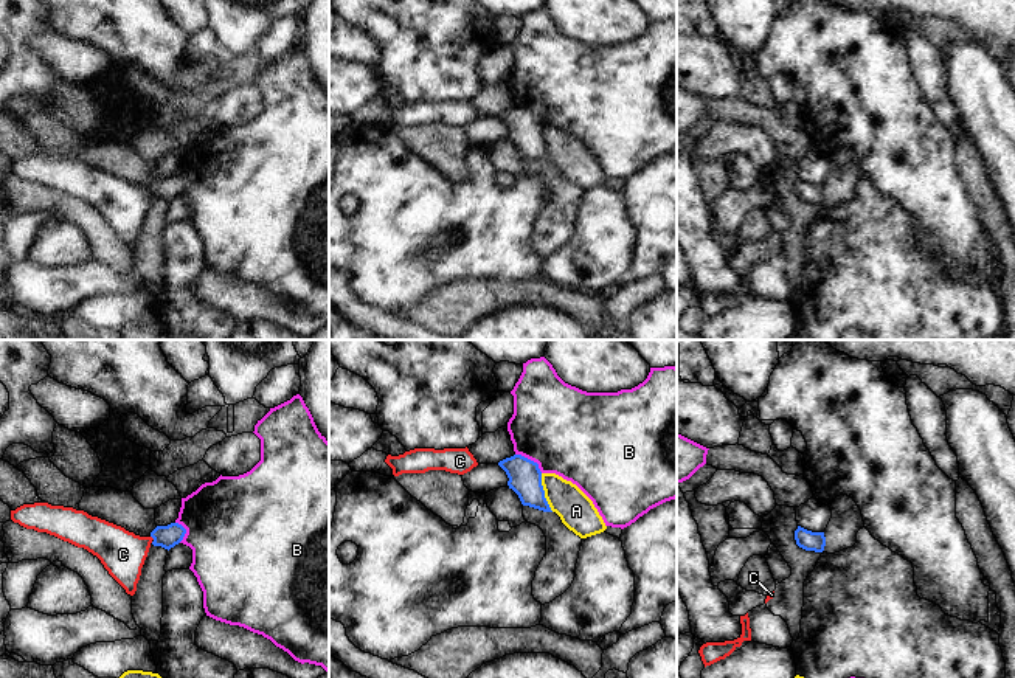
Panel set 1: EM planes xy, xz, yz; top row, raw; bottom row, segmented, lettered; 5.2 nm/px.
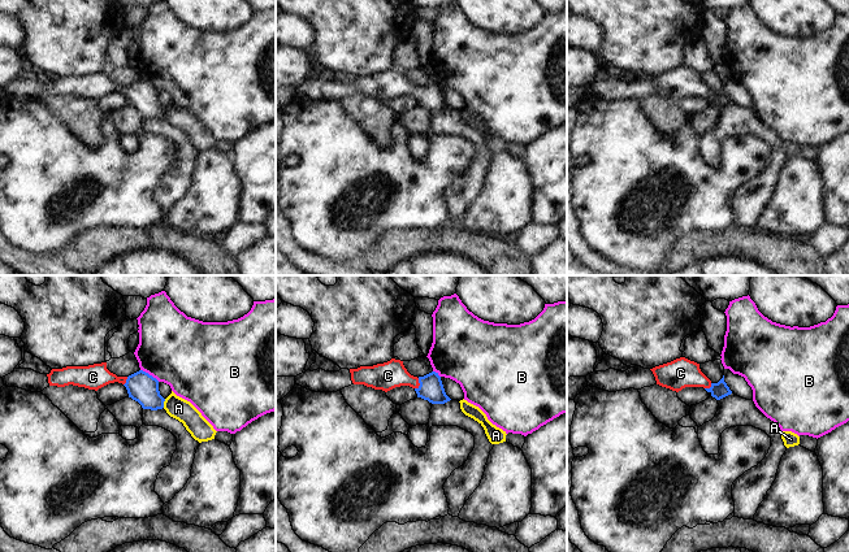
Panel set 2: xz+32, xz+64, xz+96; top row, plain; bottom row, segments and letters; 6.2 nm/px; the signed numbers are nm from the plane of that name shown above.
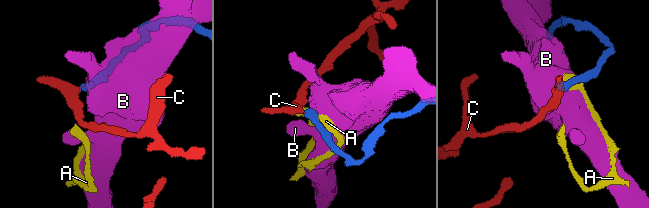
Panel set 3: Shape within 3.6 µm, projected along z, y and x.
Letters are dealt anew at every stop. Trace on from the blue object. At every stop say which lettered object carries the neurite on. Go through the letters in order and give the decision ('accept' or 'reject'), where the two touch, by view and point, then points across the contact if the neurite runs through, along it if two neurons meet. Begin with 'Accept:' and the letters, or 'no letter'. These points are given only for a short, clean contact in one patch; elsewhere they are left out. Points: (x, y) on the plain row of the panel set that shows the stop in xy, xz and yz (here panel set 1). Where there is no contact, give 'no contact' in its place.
Accept: C
A: reject | xz (543, 145) | along xz (540, 126), (543, 149), (553, 163)
B: reject | xz (530, 112) | along xz (516, 106), (533, 112), (542, 124)
C: accept | xy (152, 190) | across xy (169, 188), (152, 190), (123, 207)

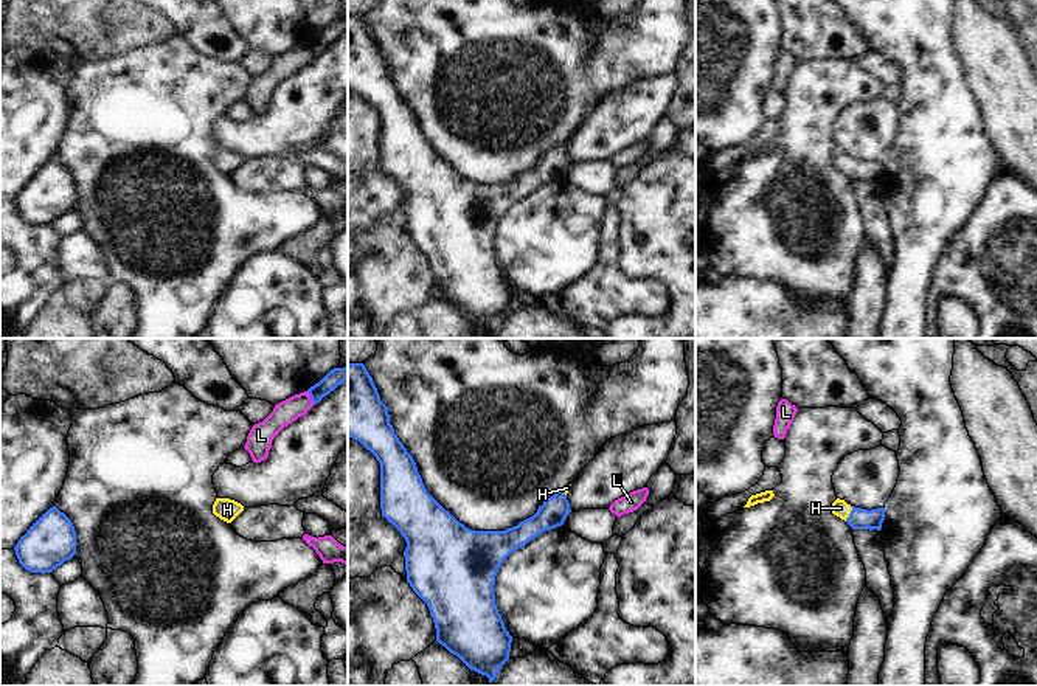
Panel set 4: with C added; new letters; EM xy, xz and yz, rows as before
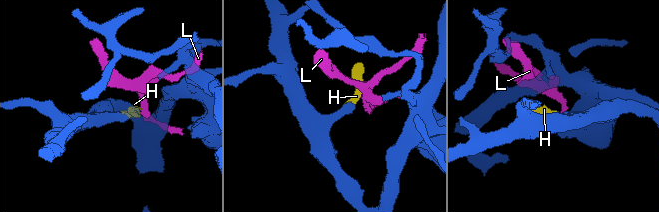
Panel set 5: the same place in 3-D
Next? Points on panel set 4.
Accept: H
H: accept | yz (849, 166) | across yz (859, 171), (849, 166), (840, 160)
L: reject | xy (311, 50) | along xy (308, 42), (314, 56)

